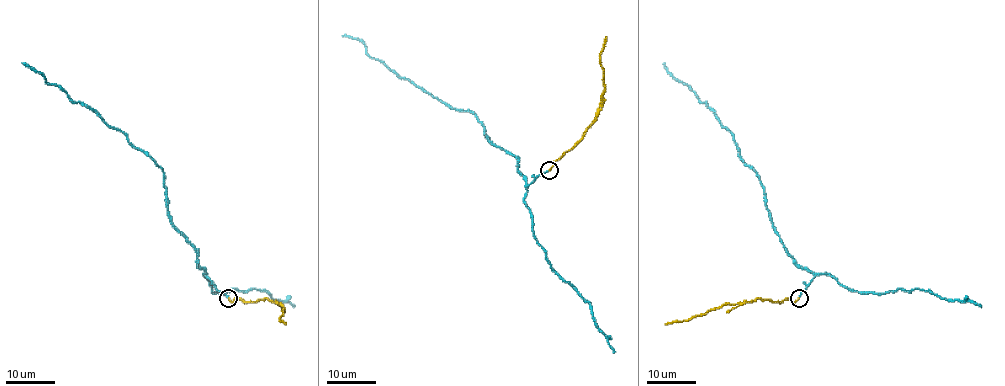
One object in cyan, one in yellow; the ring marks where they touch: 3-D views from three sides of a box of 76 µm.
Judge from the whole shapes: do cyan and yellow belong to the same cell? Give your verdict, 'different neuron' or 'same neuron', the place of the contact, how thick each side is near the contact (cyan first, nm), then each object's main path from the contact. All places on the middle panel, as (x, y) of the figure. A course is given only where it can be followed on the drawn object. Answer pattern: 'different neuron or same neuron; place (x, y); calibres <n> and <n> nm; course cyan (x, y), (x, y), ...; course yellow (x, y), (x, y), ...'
same neuron; place (549, 170); calibres 190 and 240 nm; course cyan (549, 170), (527, 185), (518, 161), (486, 136), (474, 114), (447, 105), (373, 58), (360, 41), (342, 35); course yellow (549, 170), (582, 137), (594, 119), (604, 86), (600, 57), (607, 36)

